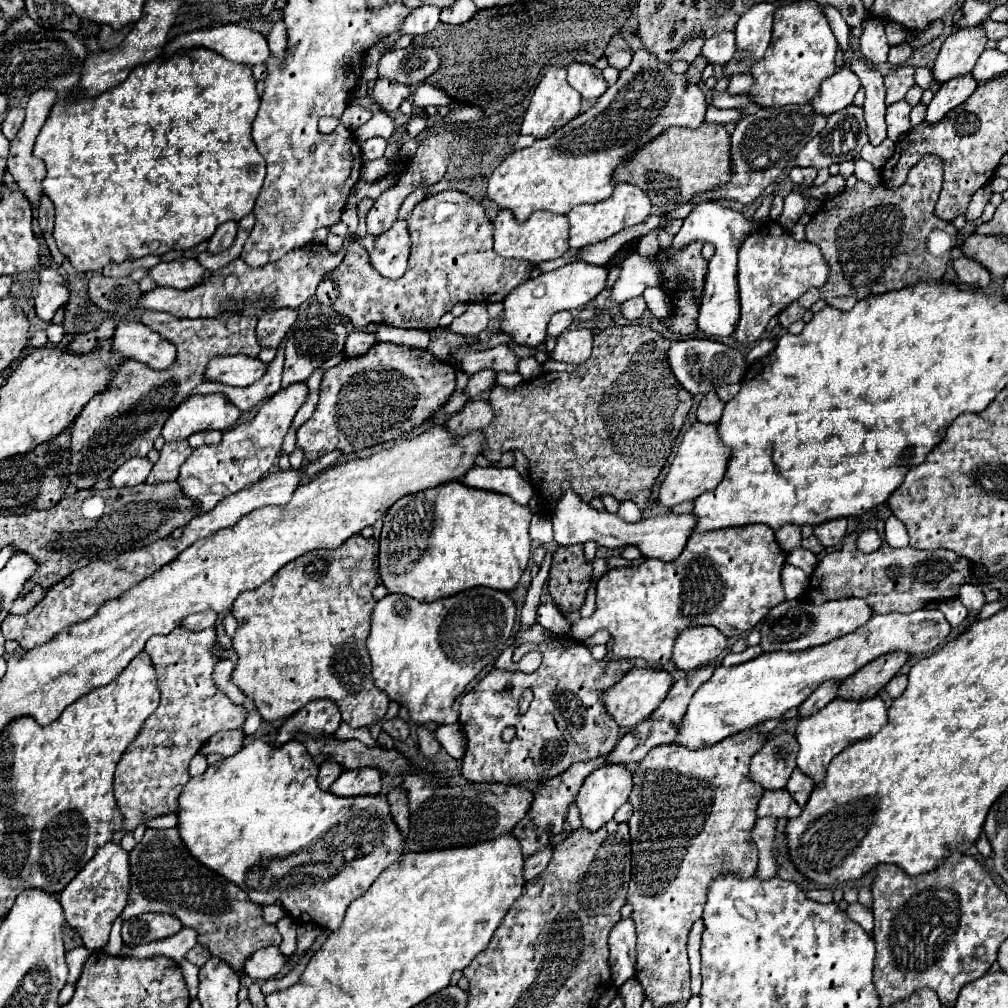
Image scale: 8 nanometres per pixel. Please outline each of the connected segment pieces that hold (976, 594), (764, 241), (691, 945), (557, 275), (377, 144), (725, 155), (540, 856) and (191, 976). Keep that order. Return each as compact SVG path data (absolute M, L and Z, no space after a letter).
M962 584L958 590L958 600L972 612L980 612L984 606L984 594L976 584Z
M766 222L752 232L738 250L738 292L740 292L740 322L732 334L738 342L756 342L766 332L772 316L800 298L808 288L822 286L828 276L828 266L816 244L794 240L780 224Z
M696 920L692 930L690 930L690 938L688 938L688 956L690 956L690 966L692 966L692 994L700 992L700 984L702 984L702 976L700 976L700 942L702 942L702 934L704 934L704 920Z
M572 262L558 270L544 272L534 280L526 280L514 288L504 300L504 316L500 328L514 338L516 344L538 346L546 338L546 326L554 312L580 310L606 288L608 268L588 262Z
M372 138L368 140L362 150L364 150L364 156L368 160L376 160L376 158L382 158L384 152L386 152L386 146L388 146L388 140L380 140L380 138Z
M702 124L700 128L668 128L668 132L662 132L660 136L656 136L656 140L640 146L632 156L628 156L628 160L620 162L620 168L616 168L612 180L614 182L628 182L628 184L636 184L638 188L642 188L648 198L652 200L654 206L660 208L660 212L672 212L676 210L680 204L686 204L690 200L692 194L696 192L704 192L710 188L716 188L724 182L728 182L730 178L730 134L726 132L726 128L722 124Z
M548 846L548 848L536 852L534 856L526 858L526 862L524 862L524 880L530 882L530 880L534 880L540 872L544 872L544 868L546 868L548 862L550 862L550 856L552 856L552 848Z
M182 960L180 962L180 968L182 968L182 974L186 978L186 986L190 990L190 998L194 1000L196 994L198 994L198 966L190 964L188 960Z

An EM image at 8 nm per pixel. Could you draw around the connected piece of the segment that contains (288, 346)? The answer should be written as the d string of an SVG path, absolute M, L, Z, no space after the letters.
M306 320L298 328L294 328L286 342L284 342L284 352L286 352L286 362L284 362L284 376L282 376L282 386L290 386L294 382L308 380L308 376L320 368L328 358L338 356L344 350L346 342L346 326L344 324L334 324L334 322L320 322L320 320Z

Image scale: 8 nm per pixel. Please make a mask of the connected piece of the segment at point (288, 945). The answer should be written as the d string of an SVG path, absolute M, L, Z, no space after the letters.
M285 916L280 918L274 926L278 928L278 932L280 932L282 936L280 952L282 952L286 958L290 958L290 956L294 954L294 950L296 950L298 923L296 920L294 921L291 916Z

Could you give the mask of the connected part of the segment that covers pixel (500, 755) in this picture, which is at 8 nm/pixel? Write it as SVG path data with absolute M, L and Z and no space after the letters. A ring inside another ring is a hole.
M562 636L562 638L568 638L570 642L566 642L564 646L524 644L524 646L520 646L520 648L514 650L512 662L518 662L518 660L520 660L526 652L530 652L530 650L538 650L538 652L542 654L542 664L540 664L540 668L538 668L536 672L524 674L524 672L520 672L520 670L512 670L512 672L510 672L510 670L494 668L494 670L492 670L490 674L486 674L472 690L468 690L468 692L462 696L462 700L460 700L460 716L458 716L458 722L460 722L460 726L462 726L464 734L466 734L466 754L464 754L464 764L462 764L462 776L464 776L466 780L470 780L470 782L504 782L504 784L524 782L524 780L546 780L546 778L550 778L550 776L562 774L562 772L568 770L568 766L574 764L574 762L584 762L584 760L592 760L592 758L604 756L604 754L608 754L608 752L616 746L616 742L620 740L620 730L618 730L618 724L614 722L614 718L606 712L606 708L604 708L604 704L602 704L602 700L600 700L600 692L606 690L606 688L610 688L612 684L616 684L618 678L624 676L624 674L630 670L630 662L628 662L628 660L608 660L608 658L604 658L604 660L594 660L588 646L582 646L582 644L578 646L570 636ZM508 684L512 684L512 692L508 692L508 688L506 688ZM524 690L532 690L532 692L534 692L534 702L530 704L530 708L528 708L526 714L520 714L520 710L518 710L518 700L520 700L520 696L522 696ZM508 726L514 726L514 728L518 730L516 736L514 736L514 740L510 740L510 742L502 740L502 732L504 732L504 728L508 728Z

